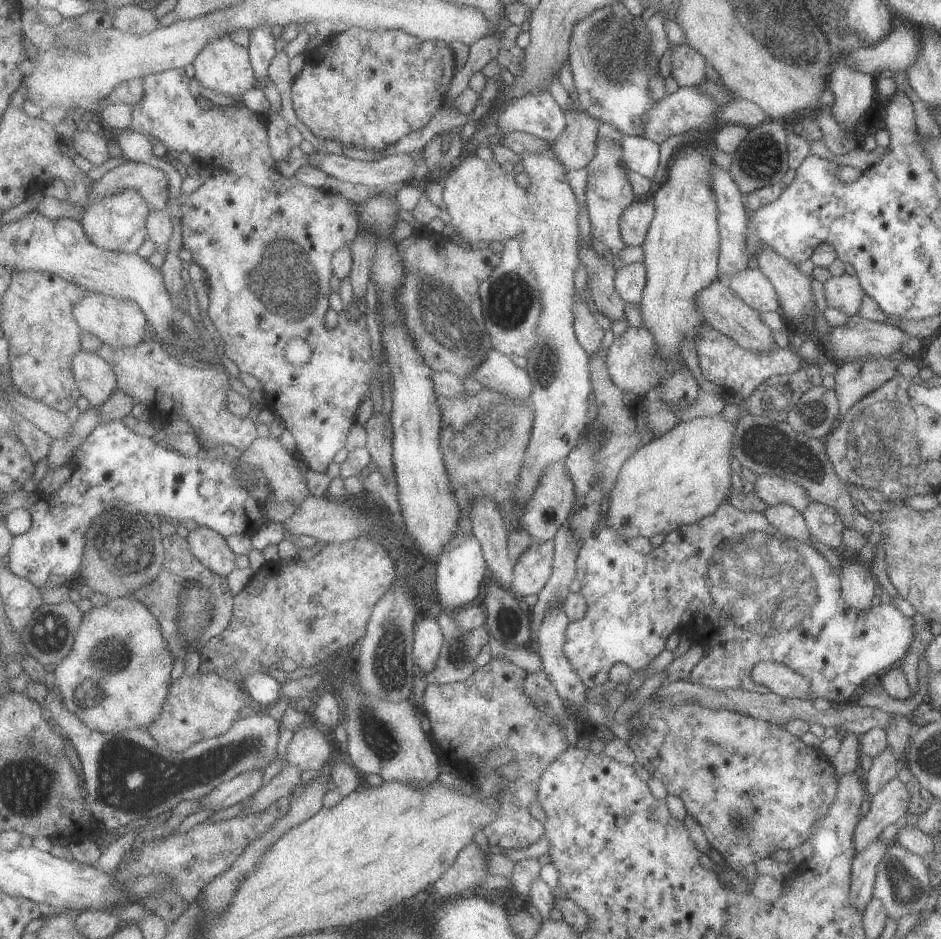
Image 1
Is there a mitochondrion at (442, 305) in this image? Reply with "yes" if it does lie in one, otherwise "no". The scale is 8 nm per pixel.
yes

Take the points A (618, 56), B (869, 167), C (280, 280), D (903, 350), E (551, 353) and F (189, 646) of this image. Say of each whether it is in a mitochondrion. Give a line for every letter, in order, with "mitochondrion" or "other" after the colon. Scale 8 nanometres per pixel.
A: mitochondrion
B: other
C: mitochondrion
D: other
E: mitochondrion
F: other

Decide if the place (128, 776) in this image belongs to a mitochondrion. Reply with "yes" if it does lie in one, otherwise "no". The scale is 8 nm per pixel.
yes

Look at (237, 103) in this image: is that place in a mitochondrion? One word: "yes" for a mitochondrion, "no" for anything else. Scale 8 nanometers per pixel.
no

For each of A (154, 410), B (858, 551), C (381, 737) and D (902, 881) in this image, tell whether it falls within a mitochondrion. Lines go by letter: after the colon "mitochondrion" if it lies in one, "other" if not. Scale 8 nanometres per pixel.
A: other
B: other
C: mitochondrion
D: mitochondrion

